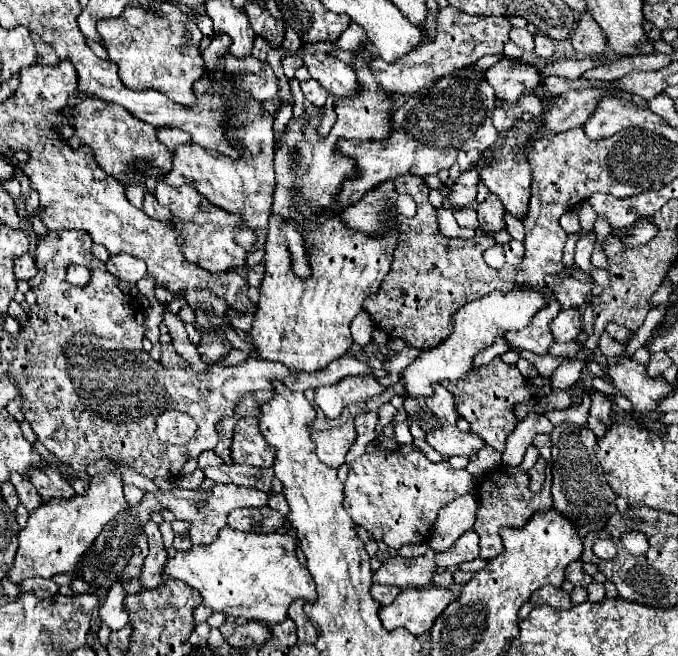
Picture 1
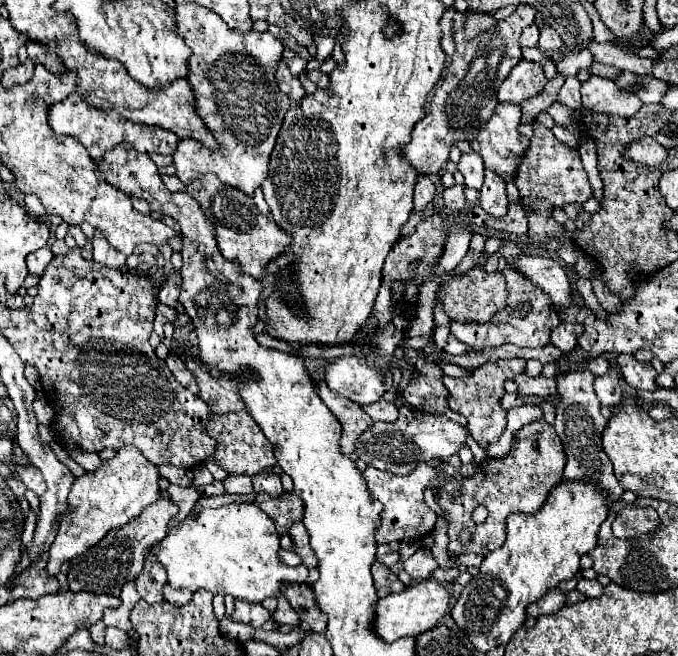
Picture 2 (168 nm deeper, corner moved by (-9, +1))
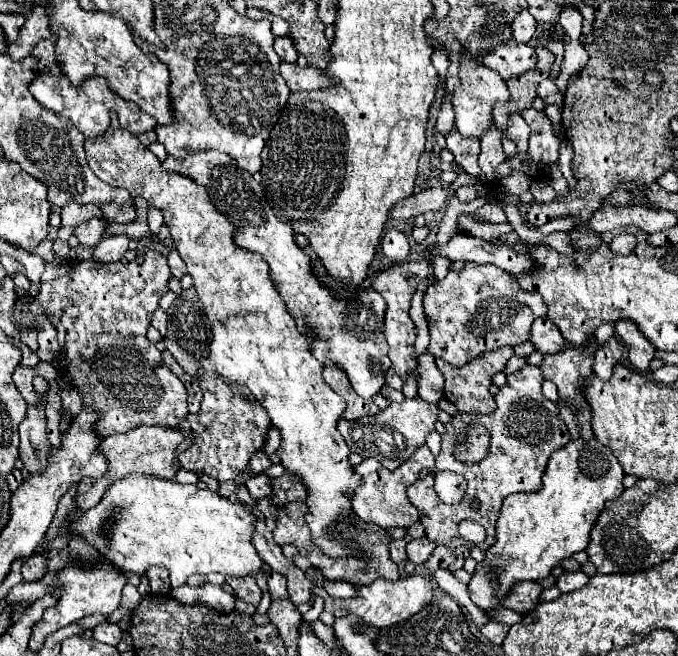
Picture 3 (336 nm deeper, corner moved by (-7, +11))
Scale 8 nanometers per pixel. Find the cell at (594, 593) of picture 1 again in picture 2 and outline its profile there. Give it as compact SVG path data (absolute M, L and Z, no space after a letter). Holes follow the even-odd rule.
M579 579L577 591L583 593L585 597L601 597L601 595L603 595L603 585L601 585L597 579L593 579L593 581L589 581L589 579Z

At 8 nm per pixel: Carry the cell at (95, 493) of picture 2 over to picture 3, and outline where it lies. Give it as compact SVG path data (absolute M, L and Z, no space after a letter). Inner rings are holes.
M139 425L135 429L129 429L127 433L117 433L117 435L105 437L99 451L107 455L109 471L101 479L81 481L79 493L83 493L83 495L77 495L75 505L81 507L83 511L87 511L87 507L95 505L101 499L101 495L113 481L123 479L125 475L131 475L131 473L149 473L159 479L175 479L175 473L179 471L175 453L177 453L179 443L183 443L183 441L185 441L185 435L181 429L167 429L165 425Z

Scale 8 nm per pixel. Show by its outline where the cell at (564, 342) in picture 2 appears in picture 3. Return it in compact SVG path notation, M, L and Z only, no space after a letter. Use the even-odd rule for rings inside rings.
M541 317L531 325L529 341L533 343L535 351L539 351L543 355L559 353L565 347L565 341L563 341L559 329L555 329L555 325L551 325L551 321L547 317Z

